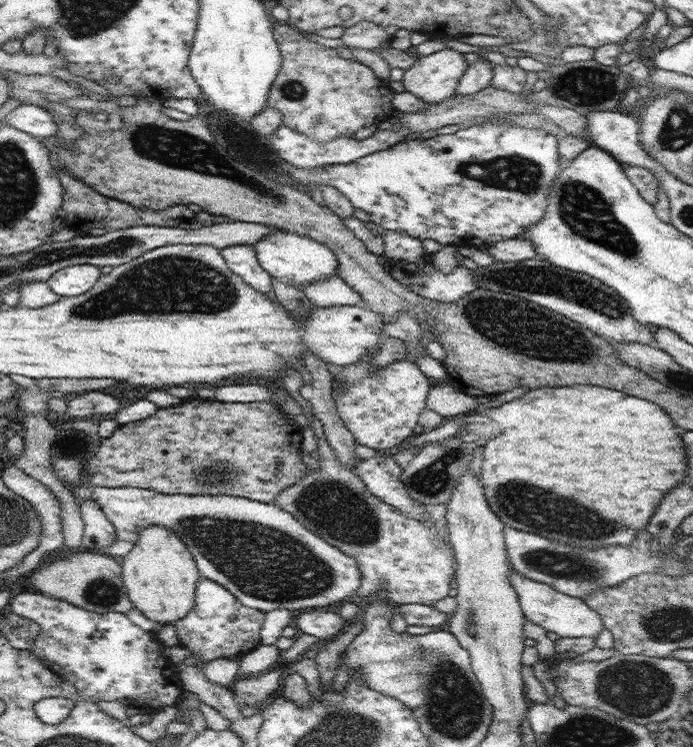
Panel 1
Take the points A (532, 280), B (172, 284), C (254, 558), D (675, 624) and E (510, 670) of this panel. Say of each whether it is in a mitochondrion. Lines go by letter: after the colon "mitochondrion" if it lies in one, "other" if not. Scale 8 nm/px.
A: mitochondrion
B: mitochondrion
C: mitochondrion
D: mitochondrion
E: other

